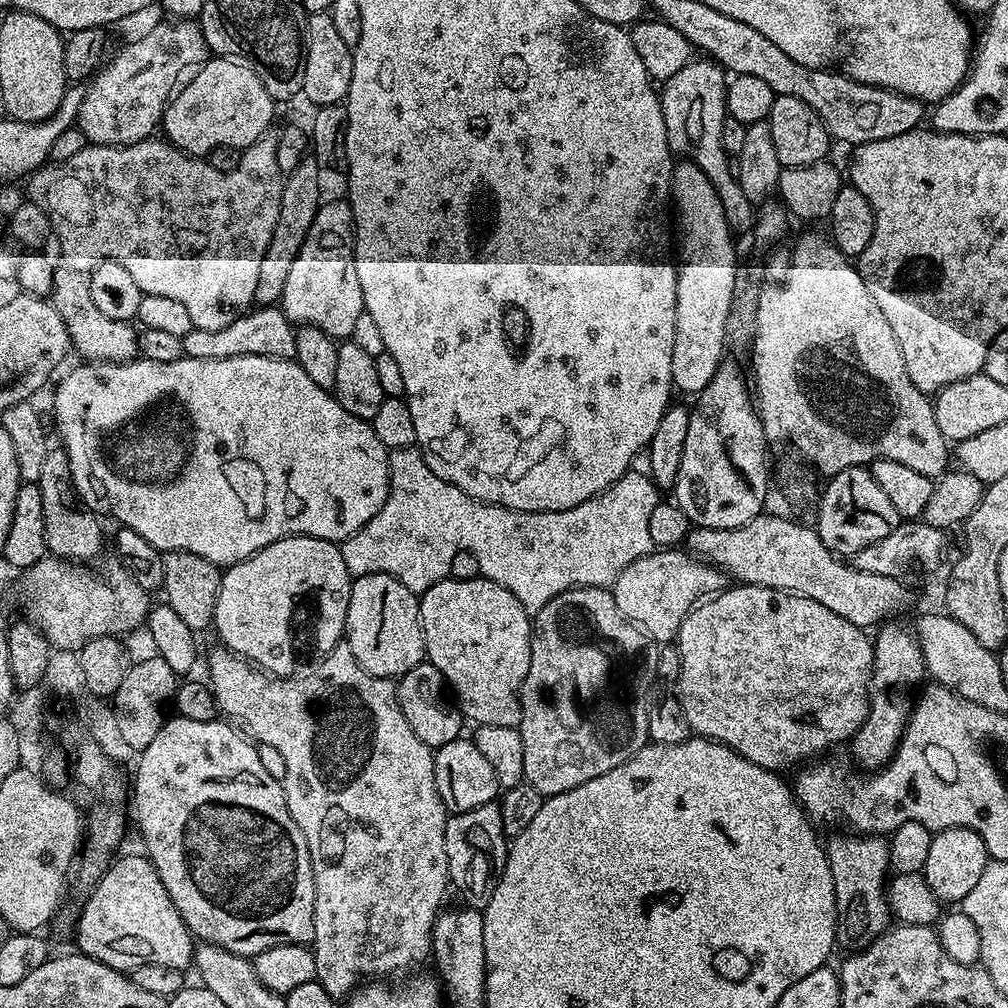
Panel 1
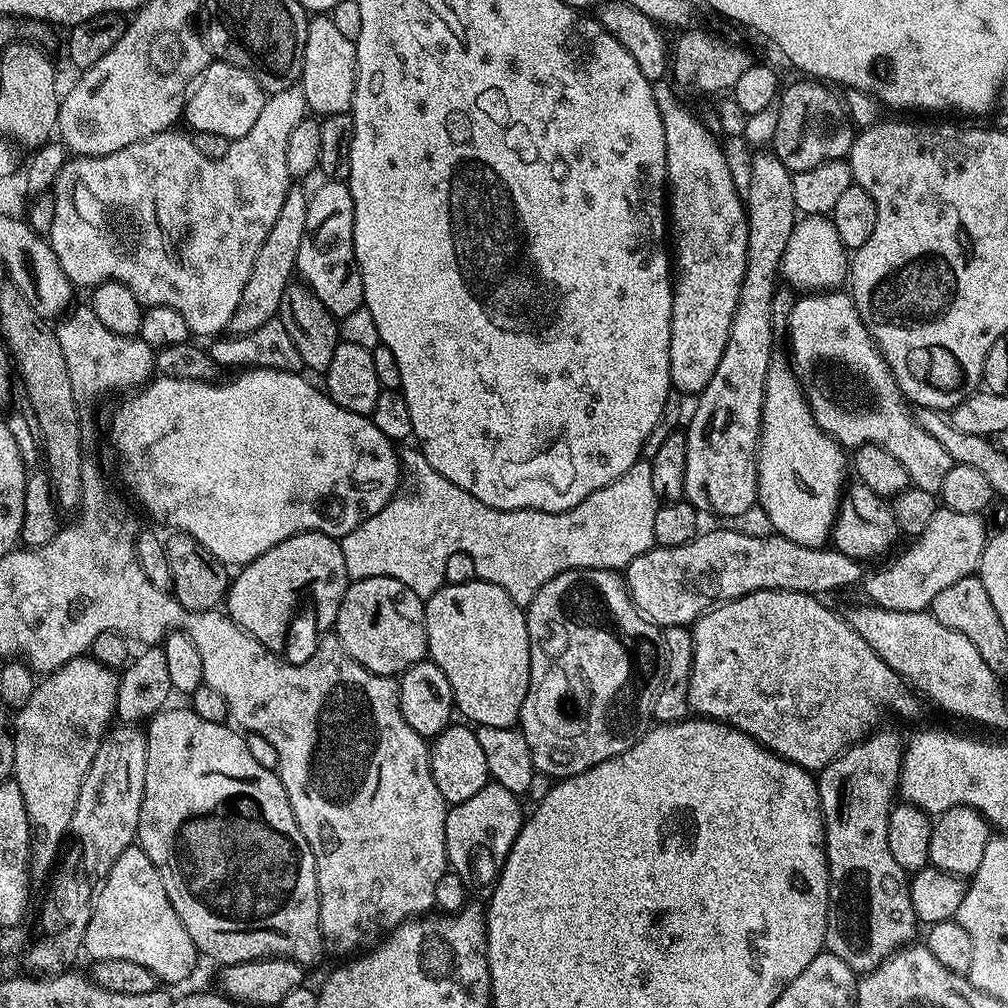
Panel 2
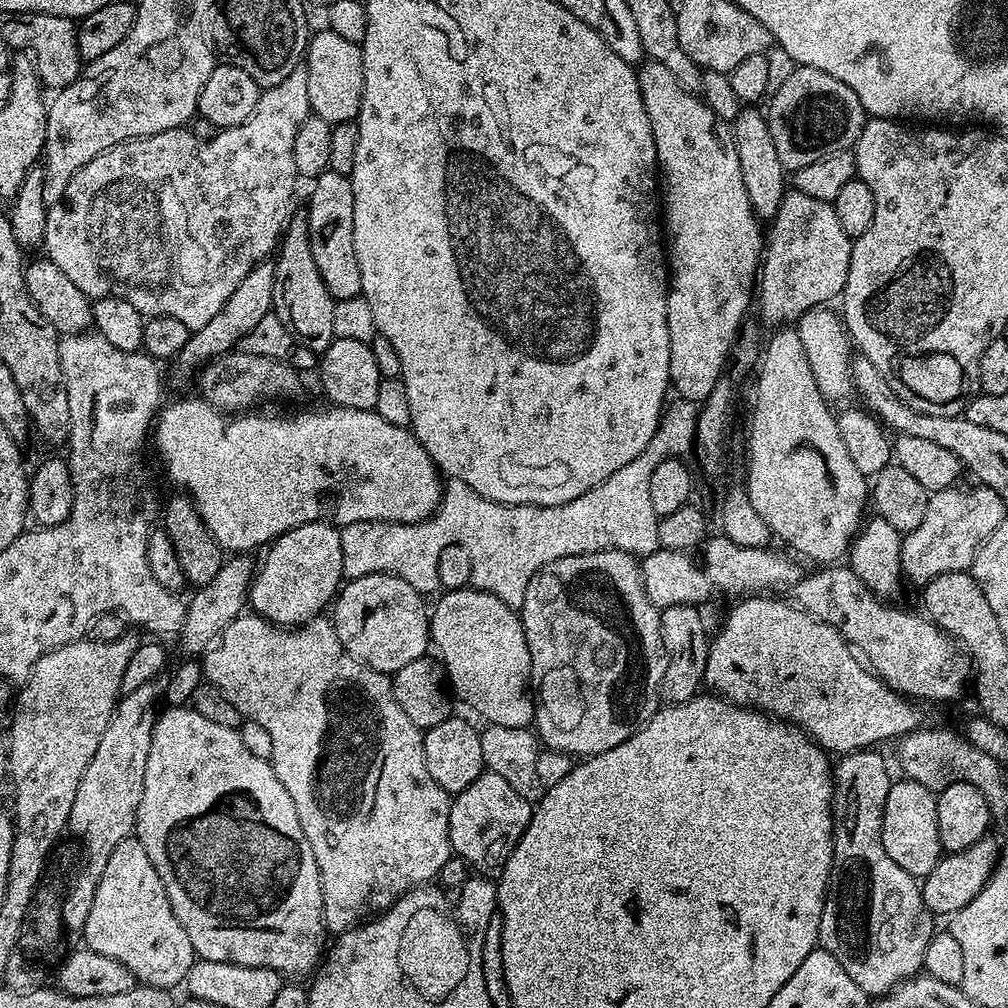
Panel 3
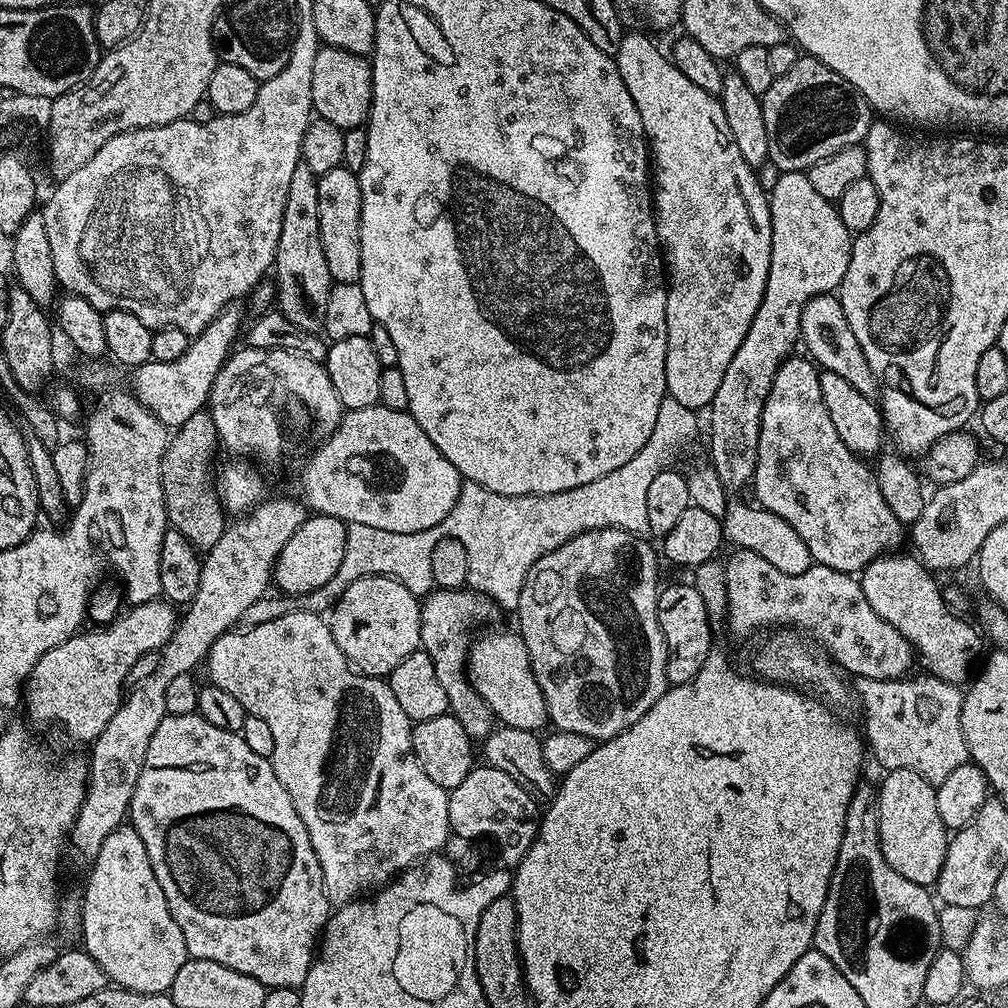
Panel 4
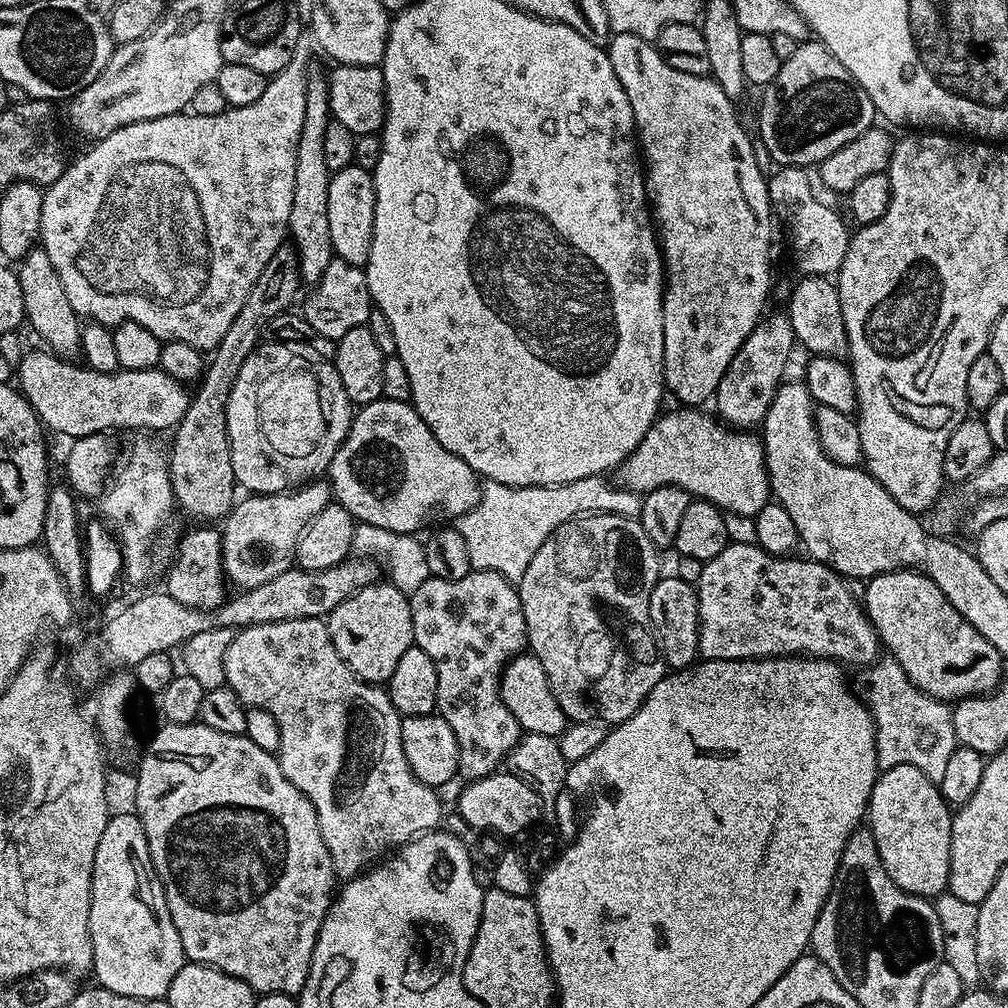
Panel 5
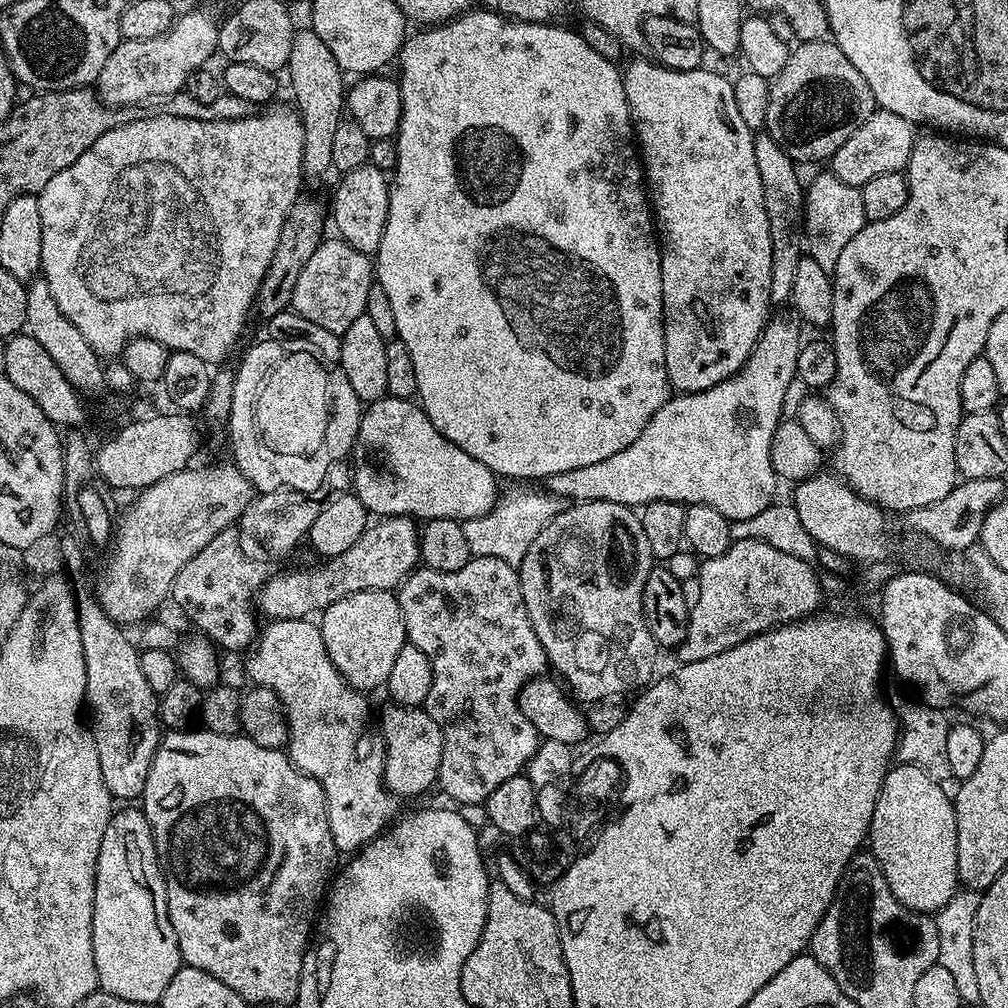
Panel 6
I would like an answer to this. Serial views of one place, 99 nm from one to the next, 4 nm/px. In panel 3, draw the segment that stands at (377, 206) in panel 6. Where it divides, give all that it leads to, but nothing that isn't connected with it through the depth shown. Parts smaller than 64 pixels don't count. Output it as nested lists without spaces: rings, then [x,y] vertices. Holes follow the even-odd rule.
[[[326,171],[311,181],[312,193],[308,196],[308,237],[310,238],[310,254],[314,254],[314,263],[318,266],[318,274],[322,274],[322,282],[326,282],[326,290],[330,290],[333,300],[354,298],[362,293],[362,270],[358,270],[358,254],[354,254],[354,190],[352,181],[347,176],[334,171]]]

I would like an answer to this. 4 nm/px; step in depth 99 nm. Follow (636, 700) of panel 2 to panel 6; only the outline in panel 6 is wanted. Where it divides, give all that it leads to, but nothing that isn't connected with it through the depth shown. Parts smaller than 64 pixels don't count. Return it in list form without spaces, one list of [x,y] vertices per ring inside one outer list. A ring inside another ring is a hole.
[[[586,500],[565,507],[564,511],[559,512],[544,527],[542,534],[538,534],[538,538],[534,538],[530,550],[526,550],[526,558],[522,558],[522,562],[518,566],[522,598],[526,602],[526,614],[530,614],[534,634],[538,634],[538,642],[542,642],[542,646],[546,650],[551,671],[557,672],[555,675],[567,685],[571,695],[577,701],[583,702],[585,700],[588,706],[598,705],[601,702],[611,701],[613,698],[620,698],[618,696],[623,692],[633,691],[632,693],[635,693],[637,690],[643,689],[653,679],[652,671],[656,668],[658,645],[656,639],[650,634],[642,606],[642,590],[646,590],[646,578],[652,567],[654,567],[654,557],[650,550],[650,542],[646,542],[646,533],[642,530],[639,515],[627,504],[615,504],[601,500]]]

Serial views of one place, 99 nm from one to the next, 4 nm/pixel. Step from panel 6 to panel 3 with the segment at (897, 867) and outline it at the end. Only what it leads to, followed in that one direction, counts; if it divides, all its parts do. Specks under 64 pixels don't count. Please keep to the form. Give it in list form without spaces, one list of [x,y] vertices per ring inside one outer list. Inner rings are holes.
[[[907,778],[897,779],[890,786],[890,794],[886,794],[886,810],[882,818],[882,846],[886,846],[886,854],[906,870],[906,874],[923,878],[934,870],[940,861],[942,849],[938,838],[938,810],[936,809],[937,793],[933,789],[922,786],[922,782],[914,782]]]

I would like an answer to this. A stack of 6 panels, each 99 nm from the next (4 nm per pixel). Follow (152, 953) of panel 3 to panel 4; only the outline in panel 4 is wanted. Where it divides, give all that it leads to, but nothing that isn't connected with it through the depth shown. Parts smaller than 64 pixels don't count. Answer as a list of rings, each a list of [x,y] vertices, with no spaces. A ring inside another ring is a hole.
[[[128,822],[115,828],[106,842],[102,842],[102,850],[98,850],[91,864],[92,873],[84,888],[83,951],[88,952],[90,958],[98,962],[98,966],[102,966],[113,985],[142,994],[167,993],[178,970],[182,970],[190,957],[182,938],[182,930],[178,930],[178,922],[174,922],[170,914],[166,894],[162,894],[162,886],[152,869],[146,846],[142,846],[142,838],[138,838],[138,830],[134,830]]]

